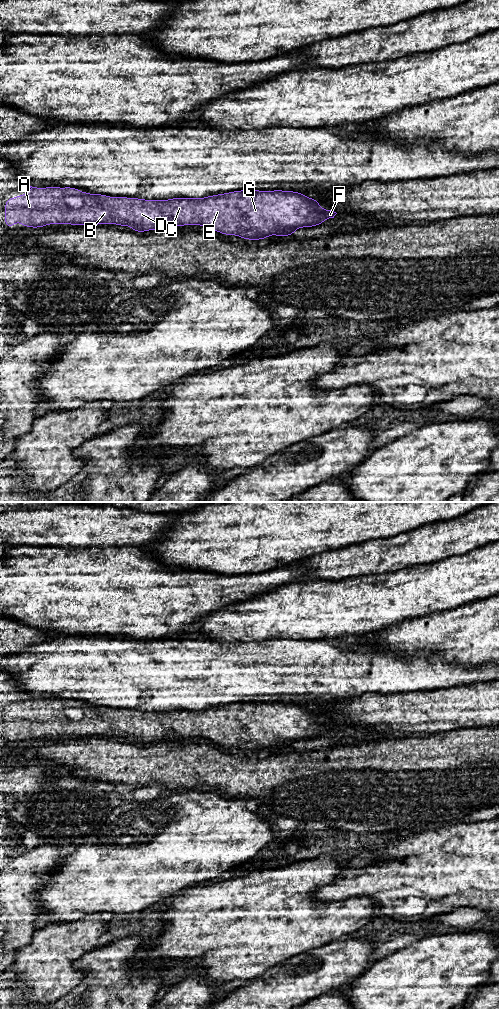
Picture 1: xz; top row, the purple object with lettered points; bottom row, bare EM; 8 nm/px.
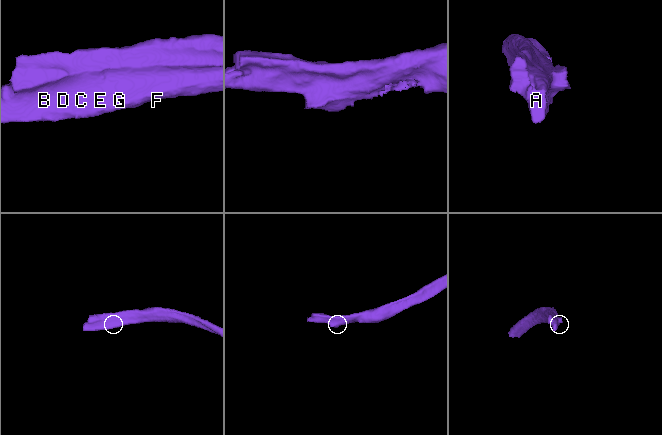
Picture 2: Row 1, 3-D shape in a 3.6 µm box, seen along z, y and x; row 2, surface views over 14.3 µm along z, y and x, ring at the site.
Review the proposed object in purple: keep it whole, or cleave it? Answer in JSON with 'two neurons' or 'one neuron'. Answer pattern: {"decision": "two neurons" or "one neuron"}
{"decision": "one neuron"}

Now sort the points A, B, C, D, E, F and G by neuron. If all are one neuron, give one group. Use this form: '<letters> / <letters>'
A B C D E F G

